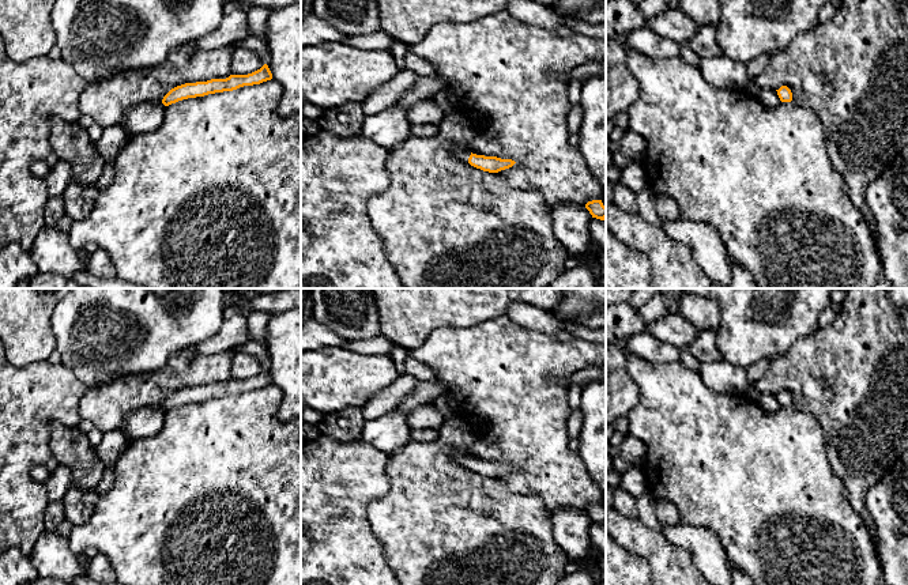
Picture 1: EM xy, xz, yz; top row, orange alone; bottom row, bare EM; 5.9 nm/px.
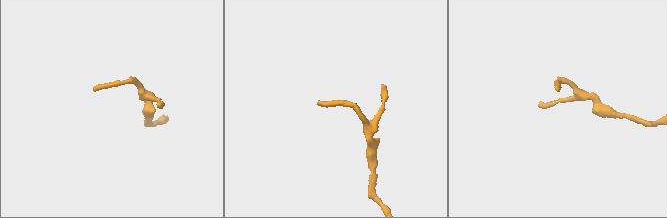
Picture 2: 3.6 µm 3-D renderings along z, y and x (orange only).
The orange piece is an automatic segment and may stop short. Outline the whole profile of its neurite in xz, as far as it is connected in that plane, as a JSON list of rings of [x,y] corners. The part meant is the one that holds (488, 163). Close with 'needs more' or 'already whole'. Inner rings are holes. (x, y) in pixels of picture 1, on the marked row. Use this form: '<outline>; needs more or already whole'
[[[455,150],[459,159],[471,166],[489,173],[498,173],[501,170],[512,167],[516,162],[512,159],[501,159],[497,156],[485,156],[468,152],[467,150]]]; needs more

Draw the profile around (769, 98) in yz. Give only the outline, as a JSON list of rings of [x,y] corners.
[[[761,90],[756,97],[768,107],[776,107],[780,103],[780,98],[775,90]]]

